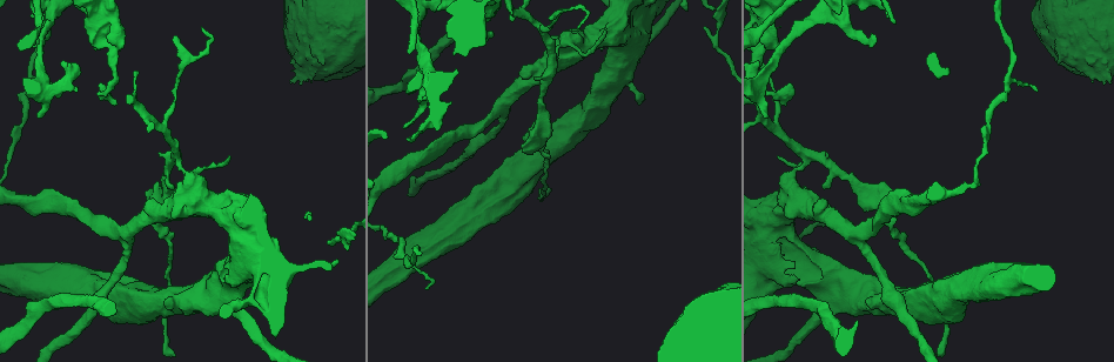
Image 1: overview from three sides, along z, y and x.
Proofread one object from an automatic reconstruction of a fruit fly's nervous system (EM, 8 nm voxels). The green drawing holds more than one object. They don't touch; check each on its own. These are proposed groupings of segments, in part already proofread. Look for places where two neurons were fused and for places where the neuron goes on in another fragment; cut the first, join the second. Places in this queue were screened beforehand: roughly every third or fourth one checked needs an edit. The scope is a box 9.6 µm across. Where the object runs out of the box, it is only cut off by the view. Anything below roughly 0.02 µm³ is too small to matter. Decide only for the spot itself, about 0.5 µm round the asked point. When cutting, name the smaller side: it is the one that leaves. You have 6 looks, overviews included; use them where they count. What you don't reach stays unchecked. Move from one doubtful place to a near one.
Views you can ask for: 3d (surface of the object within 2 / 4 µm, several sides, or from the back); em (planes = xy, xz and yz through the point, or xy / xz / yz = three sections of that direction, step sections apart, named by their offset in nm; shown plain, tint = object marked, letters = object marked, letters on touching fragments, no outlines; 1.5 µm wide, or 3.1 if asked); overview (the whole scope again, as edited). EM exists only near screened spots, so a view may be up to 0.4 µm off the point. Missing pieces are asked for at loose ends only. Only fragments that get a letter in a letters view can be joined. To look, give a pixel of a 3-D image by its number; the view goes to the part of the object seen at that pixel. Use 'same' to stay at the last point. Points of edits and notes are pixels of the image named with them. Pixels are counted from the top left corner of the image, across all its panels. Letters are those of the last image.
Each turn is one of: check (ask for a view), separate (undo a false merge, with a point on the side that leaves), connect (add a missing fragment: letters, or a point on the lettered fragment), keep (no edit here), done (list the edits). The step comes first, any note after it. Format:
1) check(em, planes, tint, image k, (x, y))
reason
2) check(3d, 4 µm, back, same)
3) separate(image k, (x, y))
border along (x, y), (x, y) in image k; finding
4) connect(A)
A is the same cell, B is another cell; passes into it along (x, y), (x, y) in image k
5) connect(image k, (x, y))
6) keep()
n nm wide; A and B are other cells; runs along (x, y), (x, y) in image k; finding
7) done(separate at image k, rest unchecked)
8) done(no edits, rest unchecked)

check(em, planes, letters, image 1, (890, 223))
sudden change in width

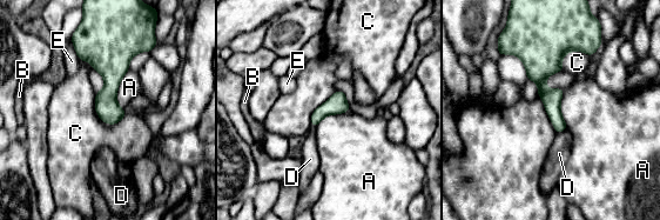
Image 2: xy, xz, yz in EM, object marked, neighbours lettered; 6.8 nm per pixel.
keep()
A touches over 300 nm; A, B, C, D and E are other cells; all the same neuron

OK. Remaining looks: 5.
check(3d, 2 µm, image 1, (766, 95))
sharp bend

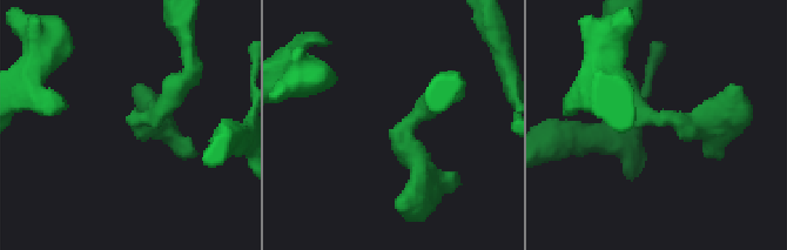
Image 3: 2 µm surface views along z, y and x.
check(em, xy, step 4, tint, image 3, (403, 131))
need the tissue

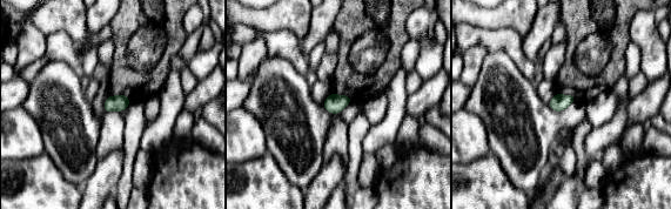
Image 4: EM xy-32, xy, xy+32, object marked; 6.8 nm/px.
check(em, planes, letters, same)
another direction

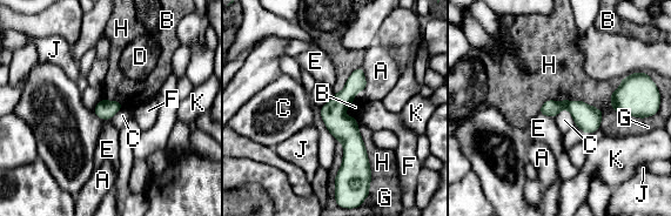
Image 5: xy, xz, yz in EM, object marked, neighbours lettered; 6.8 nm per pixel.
keep()
H touches over 380 nm; A, B, C, D, E, F, G, H, J and K are other cells; continuous, no second neuron

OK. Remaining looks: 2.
check(em, xy, step 4, letters, image 1, (605, 29))
thin end

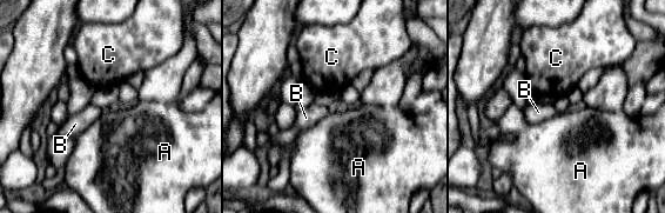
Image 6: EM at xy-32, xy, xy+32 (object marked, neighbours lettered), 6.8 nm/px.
check(em, planes, letters, same)

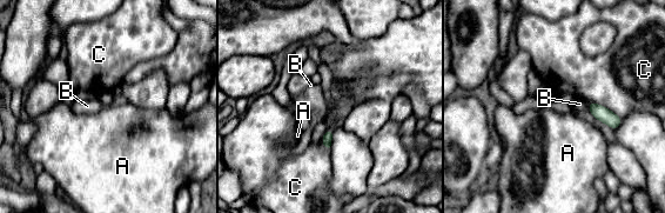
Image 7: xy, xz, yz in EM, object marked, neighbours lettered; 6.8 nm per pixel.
keep()
A, B and C are other cells; border along (328, 128), (321, 140) in image 7; none of them fits

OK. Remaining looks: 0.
done(no edits, rest unchecked)

